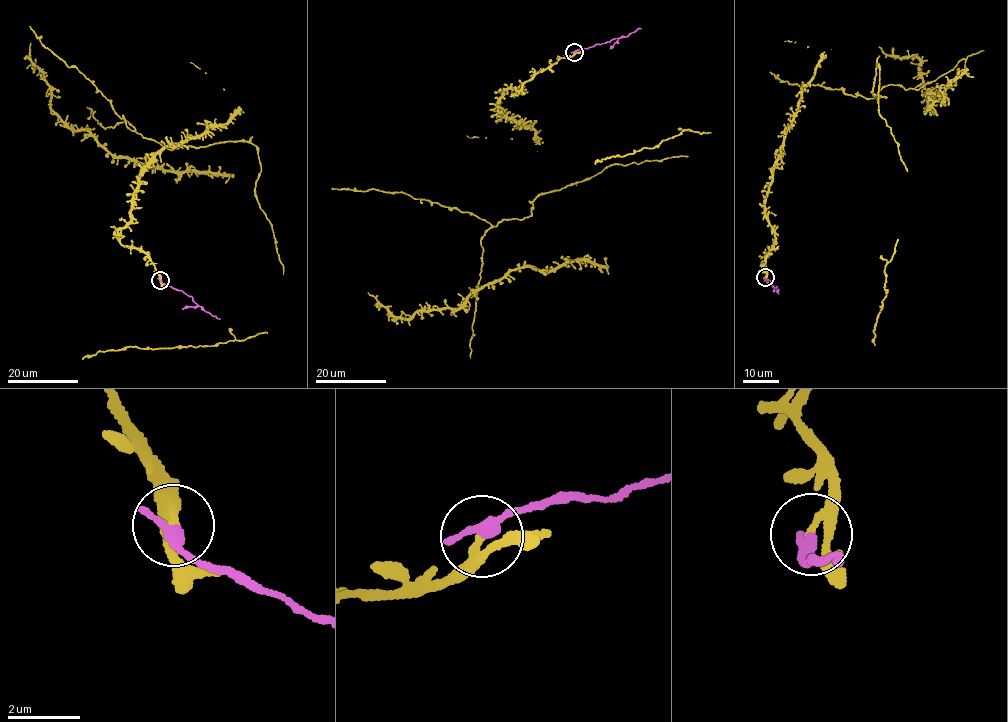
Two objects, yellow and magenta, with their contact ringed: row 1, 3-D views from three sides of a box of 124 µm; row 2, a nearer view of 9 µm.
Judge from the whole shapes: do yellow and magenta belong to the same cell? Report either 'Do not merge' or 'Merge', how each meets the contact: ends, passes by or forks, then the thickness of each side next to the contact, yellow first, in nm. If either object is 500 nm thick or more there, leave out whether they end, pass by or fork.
Do not merge. At the ring yellow passes by. At the ring magenta ends. Thickness 190 nm (yellow) against 320 nm

